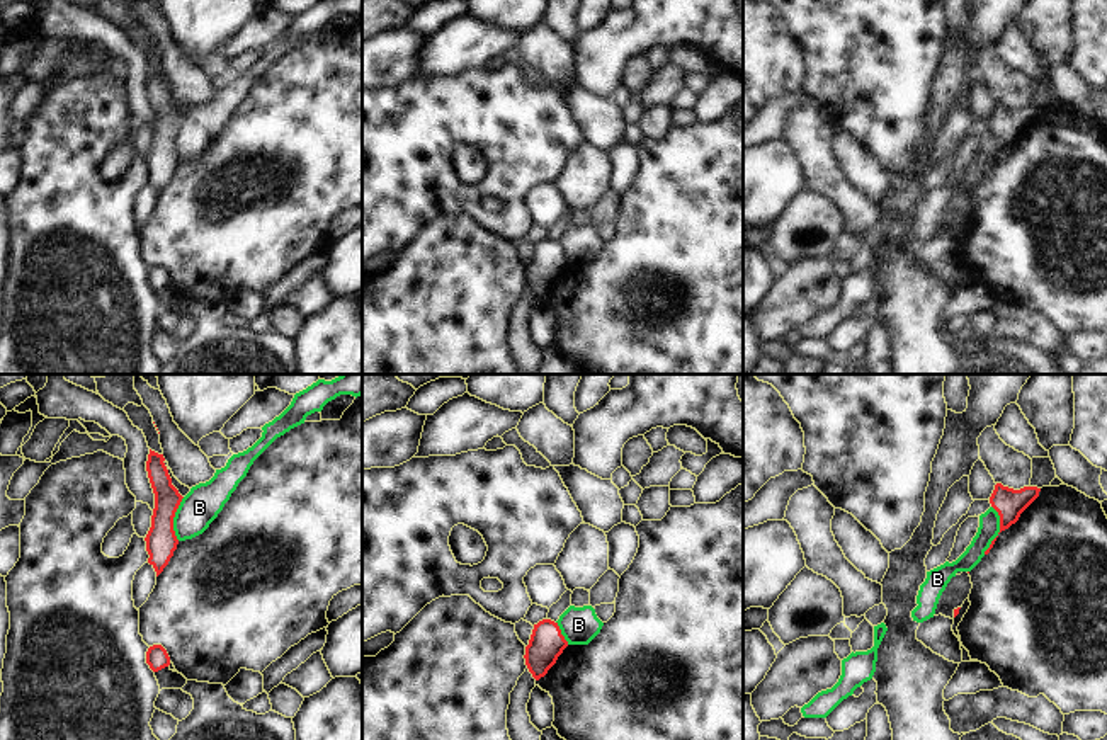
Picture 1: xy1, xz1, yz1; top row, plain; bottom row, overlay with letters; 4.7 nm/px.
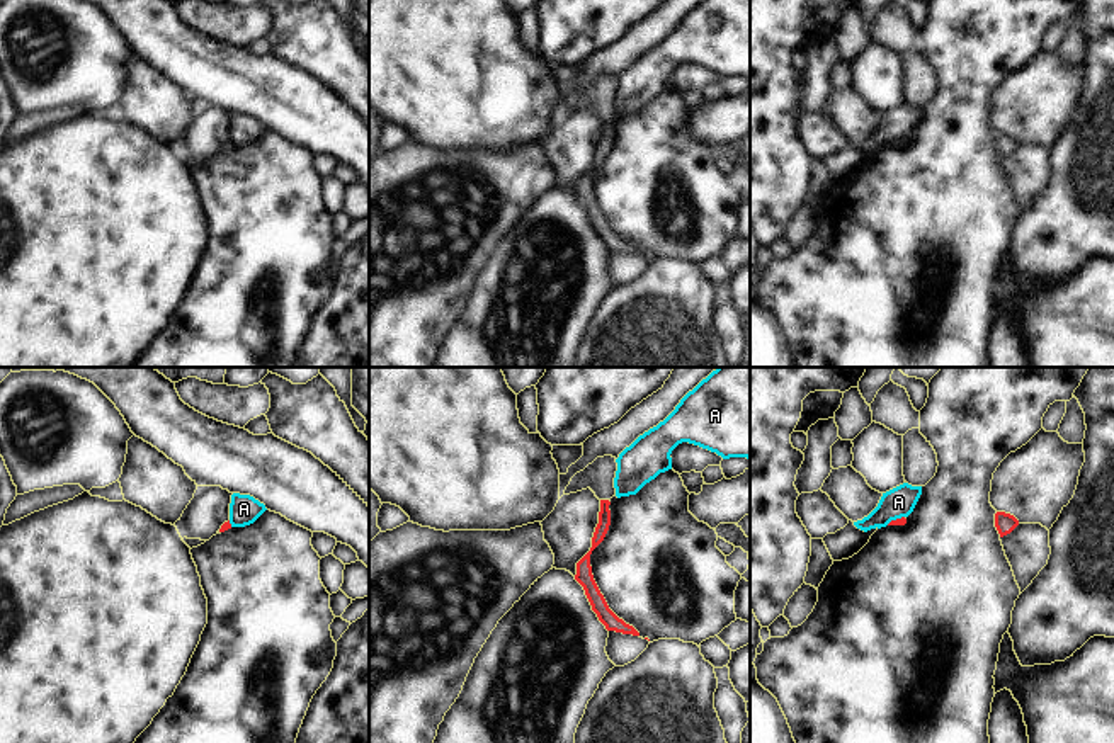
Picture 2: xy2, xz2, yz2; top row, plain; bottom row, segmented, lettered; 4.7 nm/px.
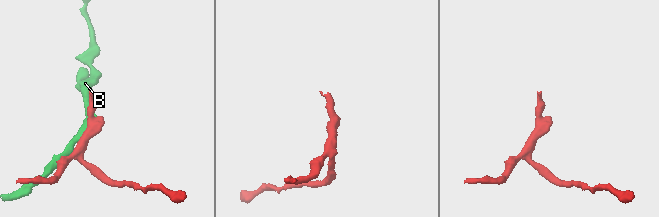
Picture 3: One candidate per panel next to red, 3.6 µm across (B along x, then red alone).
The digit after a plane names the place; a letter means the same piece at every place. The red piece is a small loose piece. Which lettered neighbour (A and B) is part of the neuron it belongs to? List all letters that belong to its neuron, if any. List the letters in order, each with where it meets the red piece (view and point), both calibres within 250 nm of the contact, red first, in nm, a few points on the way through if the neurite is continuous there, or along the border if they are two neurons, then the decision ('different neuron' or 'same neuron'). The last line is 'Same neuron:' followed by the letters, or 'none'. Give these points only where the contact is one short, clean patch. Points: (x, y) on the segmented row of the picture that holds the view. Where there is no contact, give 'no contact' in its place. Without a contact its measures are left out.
A: contact yz2 (897, 519); calibres 40 and 140 nm; border yz2 (903, 516), (886, 524); different neuron
B: contact yz1 (1000, 529); calibres 140 and 100 nm; border yz1 (992, 506), (999, 516), (999, 533), (983, 553); different neuron
Same neuron: none

